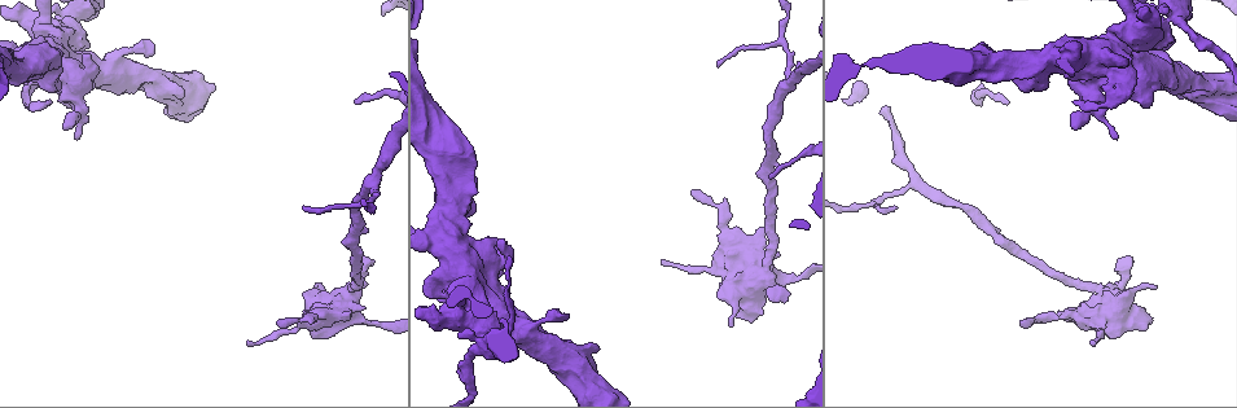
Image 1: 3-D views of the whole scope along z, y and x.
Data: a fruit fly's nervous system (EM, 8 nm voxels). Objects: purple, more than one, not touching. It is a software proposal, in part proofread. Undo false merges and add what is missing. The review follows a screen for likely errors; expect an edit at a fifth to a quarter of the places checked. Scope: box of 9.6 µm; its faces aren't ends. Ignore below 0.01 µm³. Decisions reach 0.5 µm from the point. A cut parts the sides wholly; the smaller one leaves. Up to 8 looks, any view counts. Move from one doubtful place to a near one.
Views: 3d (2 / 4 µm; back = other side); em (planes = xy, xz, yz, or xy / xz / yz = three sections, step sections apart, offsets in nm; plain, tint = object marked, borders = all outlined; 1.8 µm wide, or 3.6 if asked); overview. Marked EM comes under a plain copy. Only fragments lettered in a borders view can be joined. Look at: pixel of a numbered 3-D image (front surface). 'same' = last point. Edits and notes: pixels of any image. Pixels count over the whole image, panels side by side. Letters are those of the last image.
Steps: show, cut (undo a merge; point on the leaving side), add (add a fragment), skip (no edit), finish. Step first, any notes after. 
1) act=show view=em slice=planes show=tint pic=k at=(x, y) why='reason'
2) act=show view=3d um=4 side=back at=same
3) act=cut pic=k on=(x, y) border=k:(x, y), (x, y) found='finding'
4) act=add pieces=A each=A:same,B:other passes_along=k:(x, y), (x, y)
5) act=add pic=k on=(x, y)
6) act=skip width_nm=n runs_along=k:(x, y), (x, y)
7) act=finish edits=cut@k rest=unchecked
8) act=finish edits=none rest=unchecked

act=show view=3d um=4 pic=1 at=(1154, 287) why='tapers out'

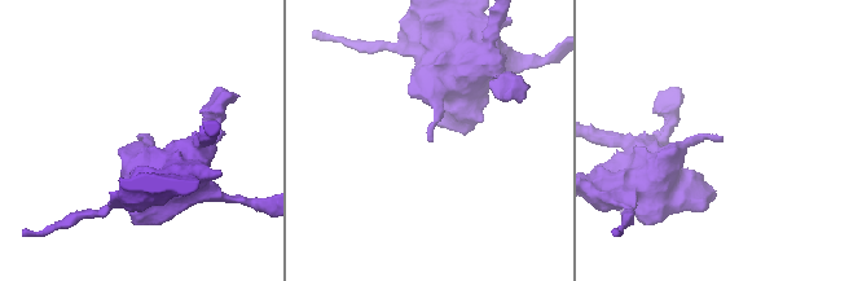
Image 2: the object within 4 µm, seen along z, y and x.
act=show view=em slice=yz step=16 show=borders pic=2 at=(139, 137) why='now the EM'

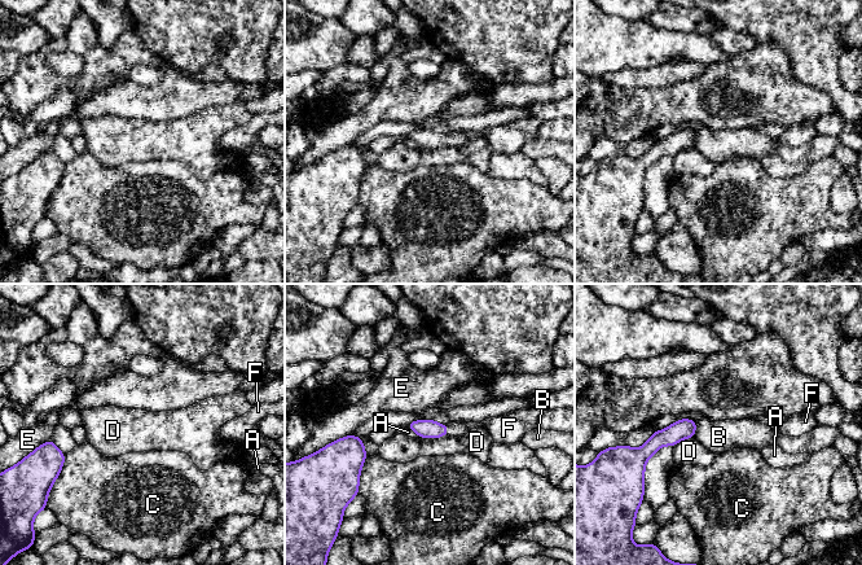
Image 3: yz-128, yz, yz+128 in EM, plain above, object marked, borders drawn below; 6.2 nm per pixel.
act=show view=em slice=xz step=8 show=borders at=same

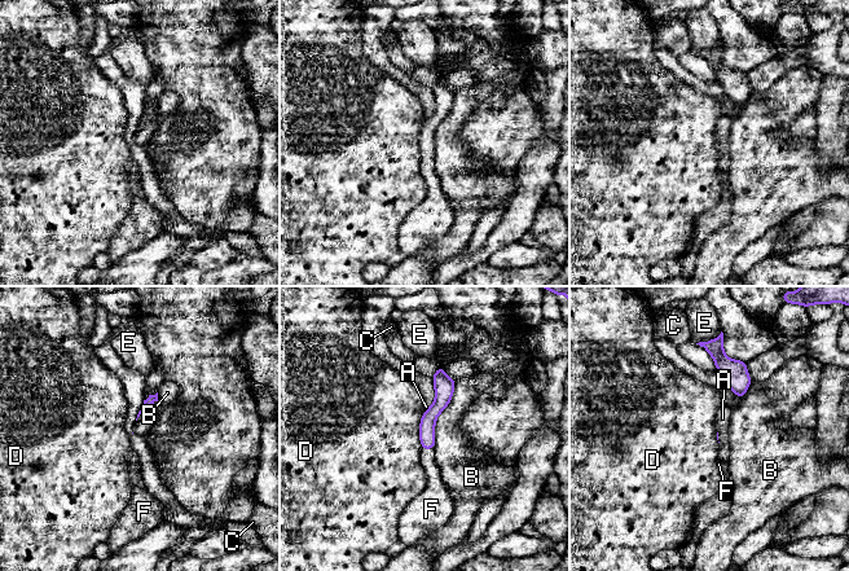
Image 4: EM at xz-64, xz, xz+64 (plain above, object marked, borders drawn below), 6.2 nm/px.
act=add pieces=F each=A:other,B:other,C:other,D:other,E:other,F:same passes_along=4:(427, 422), (429, 448), (435, 487) found='the cell continues'

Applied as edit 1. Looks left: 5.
act=show view=em slice=planes show=borders pic=1 at=(777, 255) why='free end'

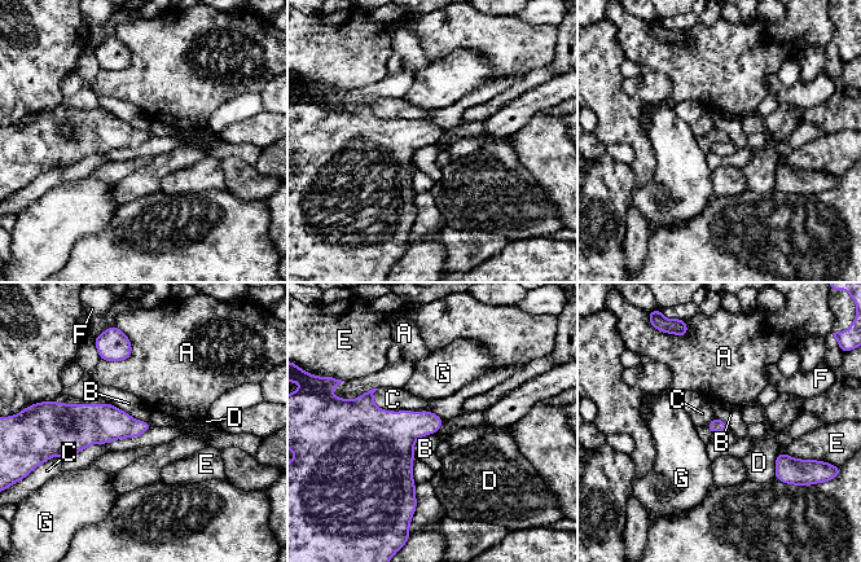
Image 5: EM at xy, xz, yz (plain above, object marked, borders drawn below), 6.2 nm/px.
act=skip longest_contact=C:360nm each=A:other,B:other,C:other,D:other,E:other,F:other,G:other border=5:(108, 402), (137, 420), (148, 421) found='none of them fits'

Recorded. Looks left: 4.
act=show view=3d um=4 side=back pic=1 at=(1177, 97) why='branch stops here'

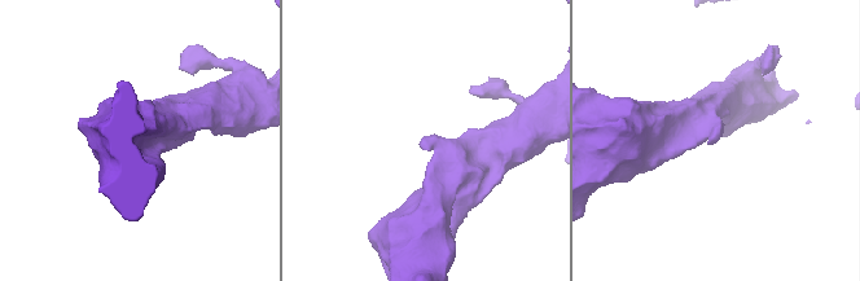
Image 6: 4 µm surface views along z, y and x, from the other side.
act=show view=em slice=xz step=16 show=tint pic=6 at=(715, 143) why='need the tissue'

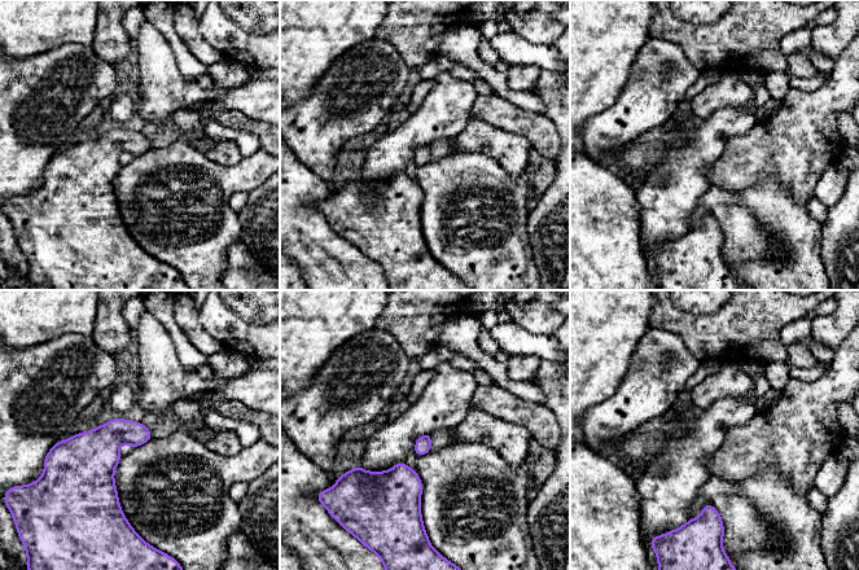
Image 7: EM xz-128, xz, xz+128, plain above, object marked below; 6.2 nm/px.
act=show view=em slice=planes show=borders at=same why='another direction'

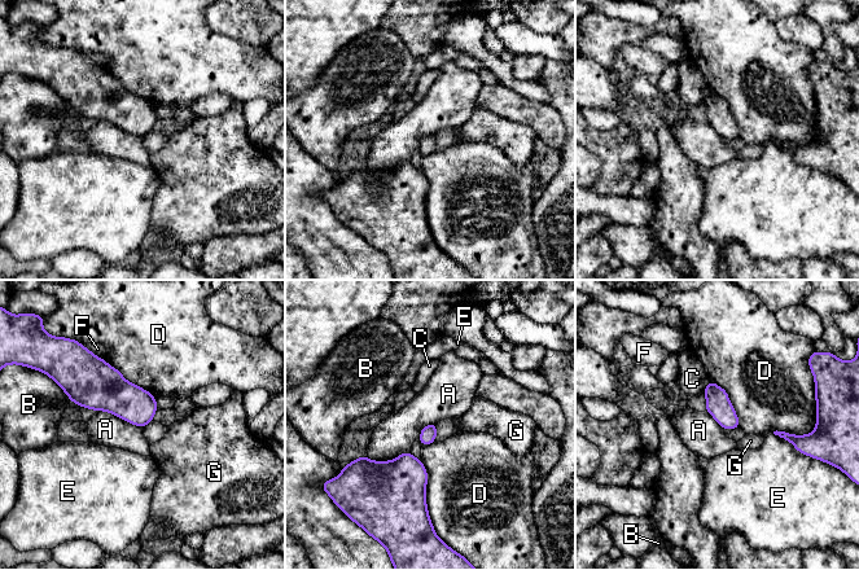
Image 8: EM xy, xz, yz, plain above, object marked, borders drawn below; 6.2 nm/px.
act=skip longest_contact=D:340nm each=A:other,B:other,C:other,D:other,E:other,F:other,G:other border=8:(410, 451), (391, 460), (364, 455) found='none of them fits'

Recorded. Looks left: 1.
act=finish edits=add@4 rest=unchecked

